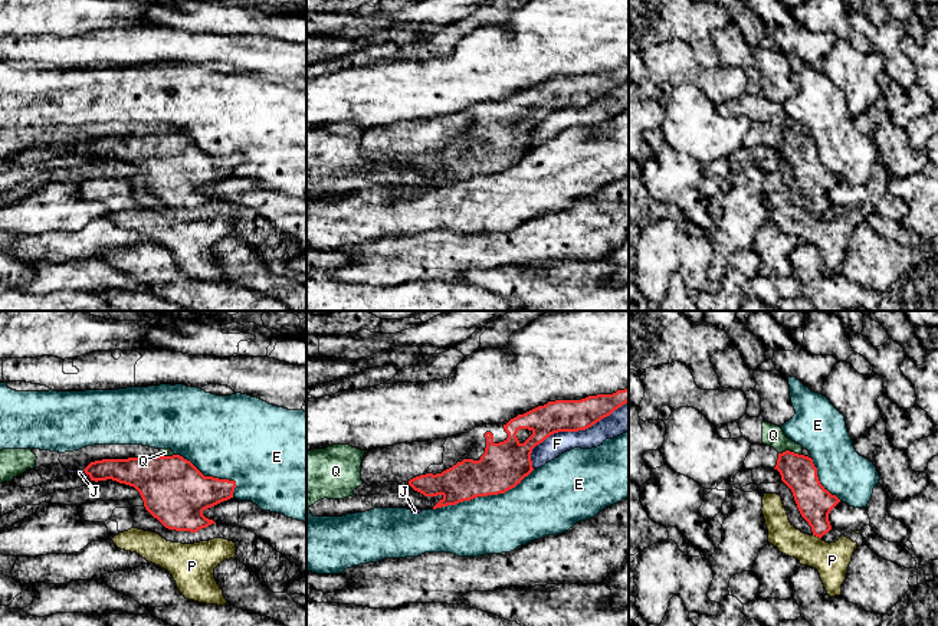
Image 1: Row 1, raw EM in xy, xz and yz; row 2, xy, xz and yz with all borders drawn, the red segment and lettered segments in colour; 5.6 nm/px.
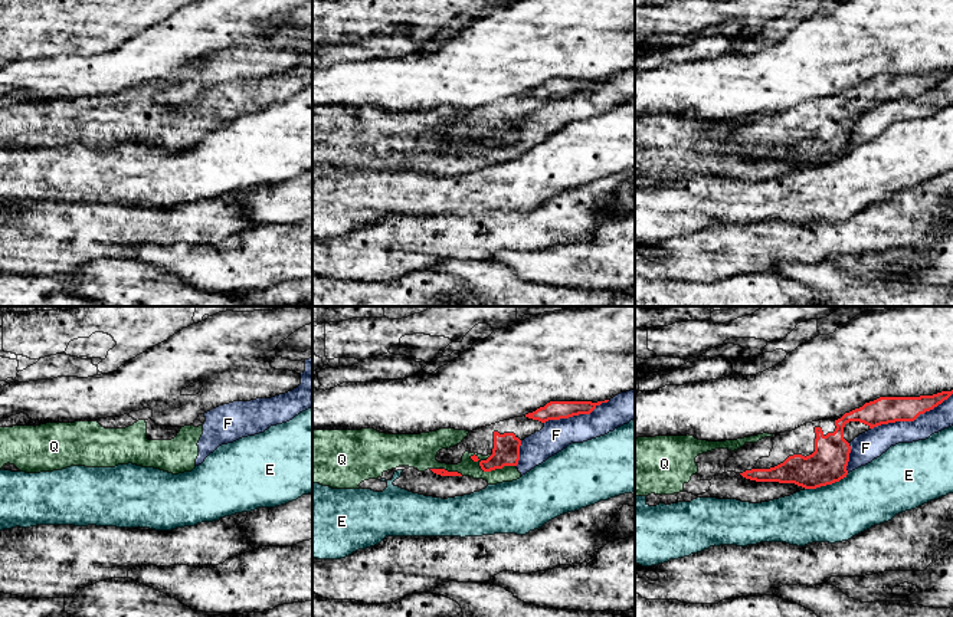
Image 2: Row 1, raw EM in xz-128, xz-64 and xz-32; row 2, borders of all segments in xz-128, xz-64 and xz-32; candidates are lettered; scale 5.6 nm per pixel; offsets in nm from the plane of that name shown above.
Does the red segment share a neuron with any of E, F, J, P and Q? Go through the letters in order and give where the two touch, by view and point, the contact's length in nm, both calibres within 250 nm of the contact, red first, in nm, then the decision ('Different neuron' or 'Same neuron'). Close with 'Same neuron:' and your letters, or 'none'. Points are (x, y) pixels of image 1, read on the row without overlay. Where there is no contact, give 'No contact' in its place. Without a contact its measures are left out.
E: Touches red at xz (484, 173). Shared border 600 nm. Thickness 260 nm (red) against 320 nm. Different neuron
F: Touches red at xz (571, 108). Shared border 650 nm. Thickness 180 nm (red) against 130 nm. Different neuron
J: Touches red at xy (87, 151). Shared border 80 nm. Thickness 150 nm (red) against 30 nm. Same neuron
P: Touches red at yz (817, 213). Shared border 50 nm. Thickness 200 nm (red) against 190 nm. Different neuron
Q: Touches red at yz (790, 130). Shared border 140 nm. Thickness 190 nm (red) against 120 nm. Different neuron
Same neuron: J

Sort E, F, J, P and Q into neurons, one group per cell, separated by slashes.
E / F Q / J / P

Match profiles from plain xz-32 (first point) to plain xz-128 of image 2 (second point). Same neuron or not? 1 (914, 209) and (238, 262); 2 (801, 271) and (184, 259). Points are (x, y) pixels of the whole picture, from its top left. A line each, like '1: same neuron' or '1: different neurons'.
1: different neurons
2: different neurons

